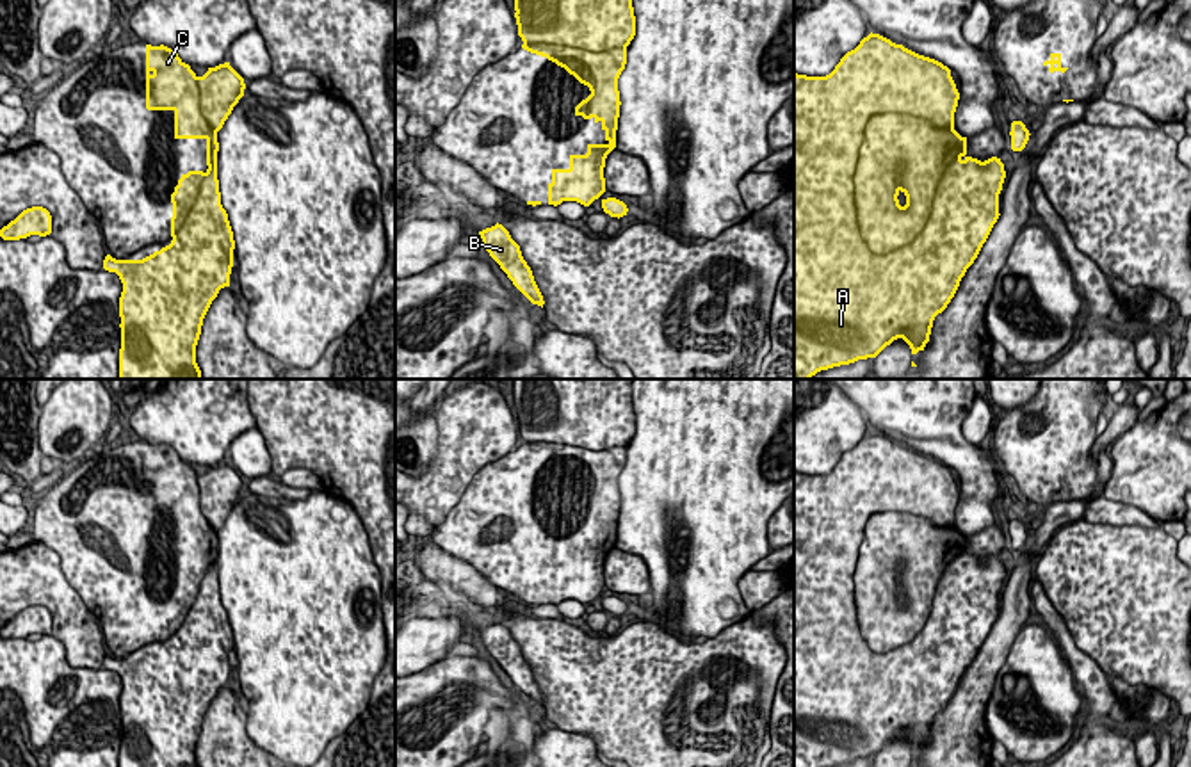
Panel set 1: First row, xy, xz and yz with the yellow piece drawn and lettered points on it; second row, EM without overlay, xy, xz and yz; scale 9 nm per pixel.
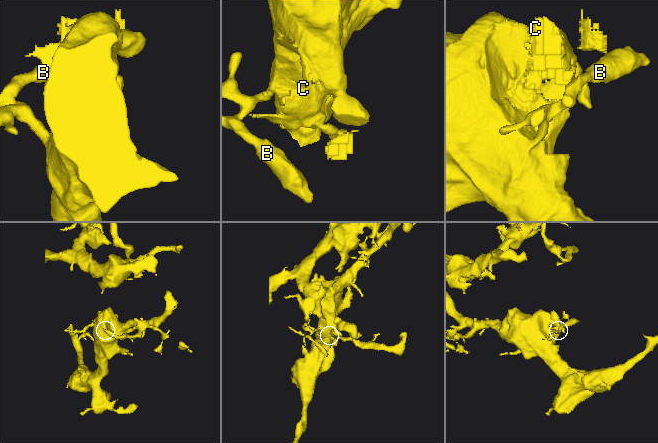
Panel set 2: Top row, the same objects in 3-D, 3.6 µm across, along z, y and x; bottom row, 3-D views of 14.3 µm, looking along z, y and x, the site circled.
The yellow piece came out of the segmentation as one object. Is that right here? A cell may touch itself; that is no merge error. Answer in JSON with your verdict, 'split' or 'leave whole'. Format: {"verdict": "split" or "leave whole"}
{"verdict": "split"}

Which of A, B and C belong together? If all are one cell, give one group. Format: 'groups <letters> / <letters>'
groups A B / C

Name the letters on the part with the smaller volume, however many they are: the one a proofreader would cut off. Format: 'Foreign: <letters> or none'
Foreign: C

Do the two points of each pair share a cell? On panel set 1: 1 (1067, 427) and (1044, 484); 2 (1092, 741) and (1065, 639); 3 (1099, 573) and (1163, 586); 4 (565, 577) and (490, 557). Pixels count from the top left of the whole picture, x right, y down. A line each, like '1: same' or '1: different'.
1: same
2: same
3: same
4: same

